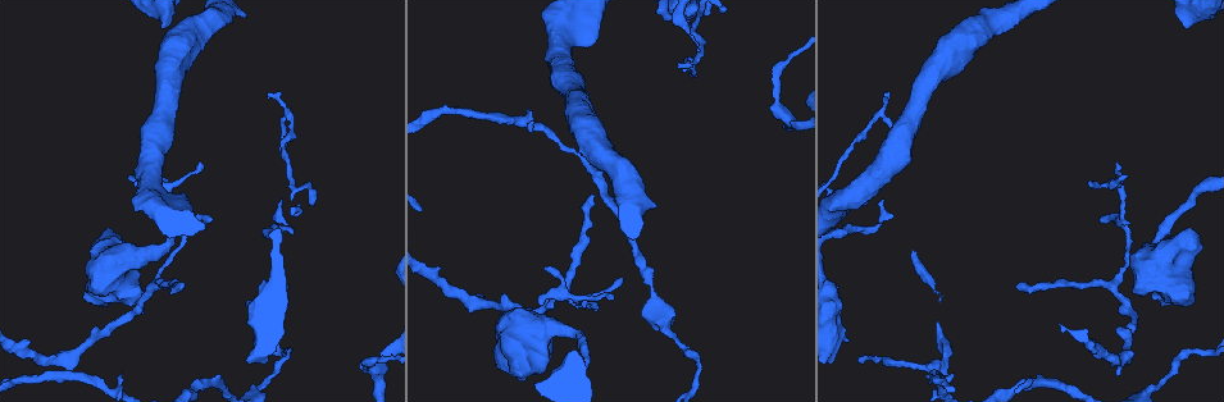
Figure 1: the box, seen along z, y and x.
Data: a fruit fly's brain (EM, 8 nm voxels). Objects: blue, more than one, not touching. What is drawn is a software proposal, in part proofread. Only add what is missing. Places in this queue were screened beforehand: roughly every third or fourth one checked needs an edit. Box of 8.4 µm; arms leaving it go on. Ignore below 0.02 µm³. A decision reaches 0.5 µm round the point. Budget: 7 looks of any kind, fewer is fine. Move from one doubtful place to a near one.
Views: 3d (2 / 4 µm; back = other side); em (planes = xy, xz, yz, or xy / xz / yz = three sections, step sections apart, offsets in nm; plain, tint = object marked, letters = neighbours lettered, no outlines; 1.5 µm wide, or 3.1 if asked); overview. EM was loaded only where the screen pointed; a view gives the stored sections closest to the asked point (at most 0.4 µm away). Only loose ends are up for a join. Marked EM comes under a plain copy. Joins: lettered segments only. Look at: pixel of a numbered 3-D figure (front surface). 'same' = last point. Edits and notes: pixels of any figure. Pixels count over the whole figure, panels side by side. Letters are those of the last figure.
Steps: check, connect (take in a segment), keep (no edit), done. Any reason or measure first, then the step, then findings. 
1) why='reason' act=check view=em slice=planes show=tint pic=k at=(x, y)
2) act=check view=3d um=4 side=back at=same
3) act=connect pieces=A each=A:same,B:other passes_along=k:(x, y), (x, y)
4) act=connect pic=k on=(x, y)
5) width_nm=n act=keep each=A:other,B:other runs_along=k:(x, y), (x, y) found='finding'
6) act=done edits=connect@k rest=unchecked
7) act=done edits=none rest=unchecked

why='an open end' act=check view=em slice=planes show=letters pic=1 at=(592, 43)

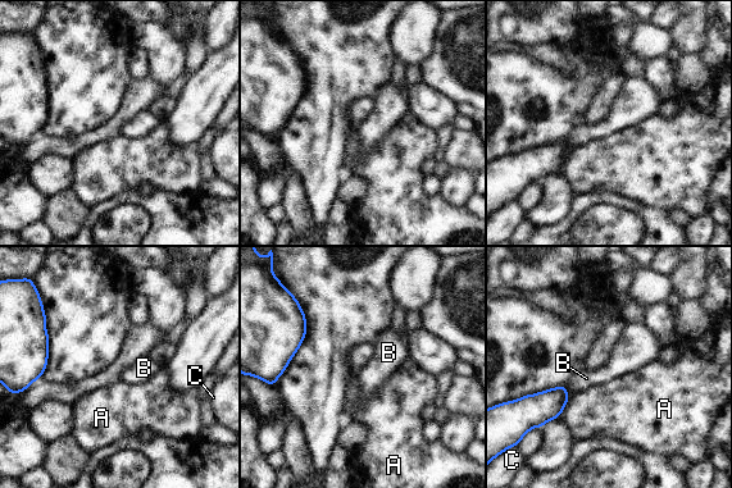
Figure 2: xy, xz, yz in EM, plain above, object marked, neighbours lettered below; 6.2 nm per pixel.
longest_contact=A:120nm act=keep each=A:other,B:other,C:other border=2:(569, 398), (560, 414) found='none of them fits'

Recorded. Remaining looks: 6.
why='end of a long branch' act=check view=3d um=2 pic=1 at=(883, 201)

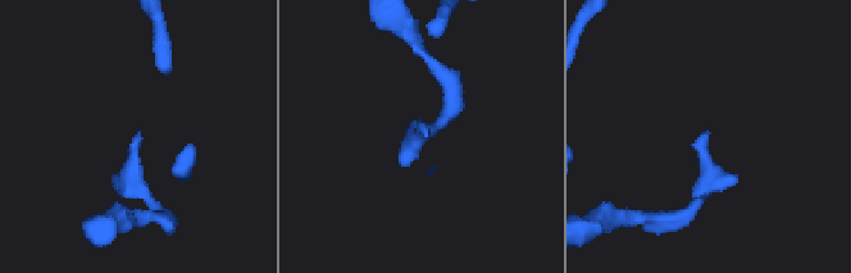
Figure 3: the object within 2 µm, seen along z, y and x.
why='need the tissue' act=check view=em slice=planes show=letters pic=3 at=(427, 136)

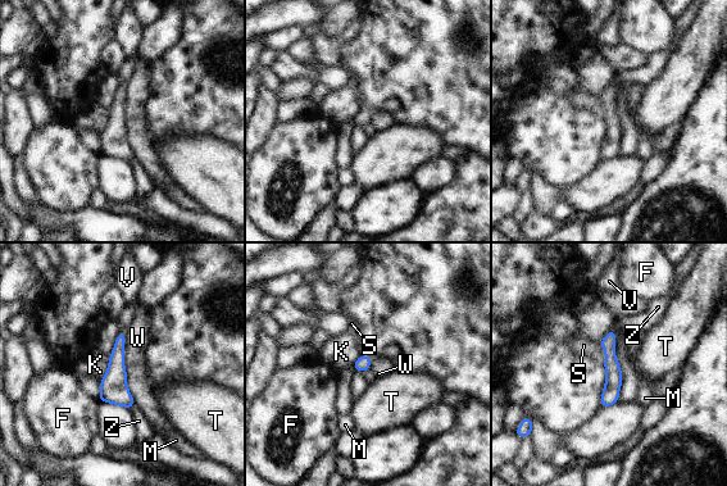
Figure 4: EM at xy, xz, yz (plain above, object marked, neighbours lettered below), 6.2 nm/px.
act=keep each=F:other,K:other,M:other,S:other,T:other,V:other,W:other,Z:other border=4:(123, 359), (127, 389), (135, 403) found='none of them fits'

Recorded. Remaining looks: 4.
why='tapers out' act=check view=3d um=2 side=back pic=1 at=(1118, 163)

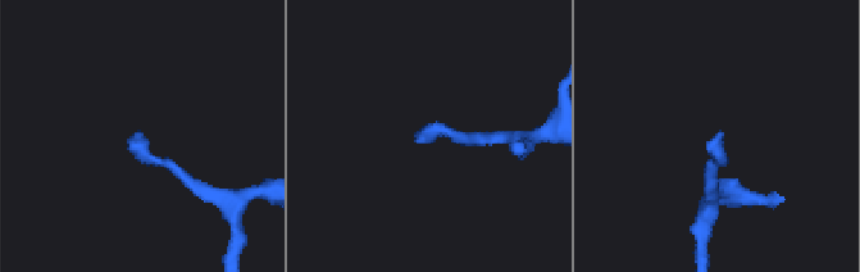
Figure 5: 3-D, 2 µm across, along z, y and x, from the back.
why='need the tissue' act=check view=em slice=xy step=8 show=letters pic=5 at=(131, 138)

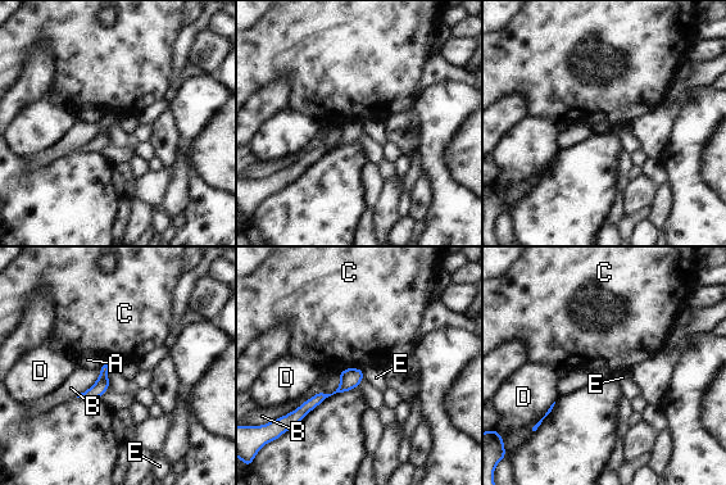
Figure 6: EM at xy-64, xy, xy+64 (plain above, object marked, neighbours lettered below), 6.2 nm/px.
why='cut it another way' act=check view=em slice=planes show=letters at=same

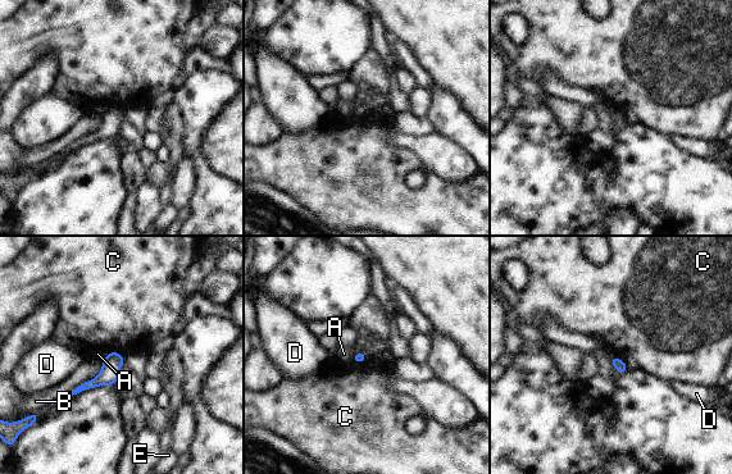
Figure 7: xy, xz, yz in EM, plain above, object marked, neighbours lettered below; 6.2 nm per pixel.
act=keep each=A:other,B:other,C:other,D:other,E:other border=7:(367, 359), (353, 361) found='no lettered segment goes on from it'

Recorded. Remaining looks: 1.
act=done edits=none rest=unchecked

